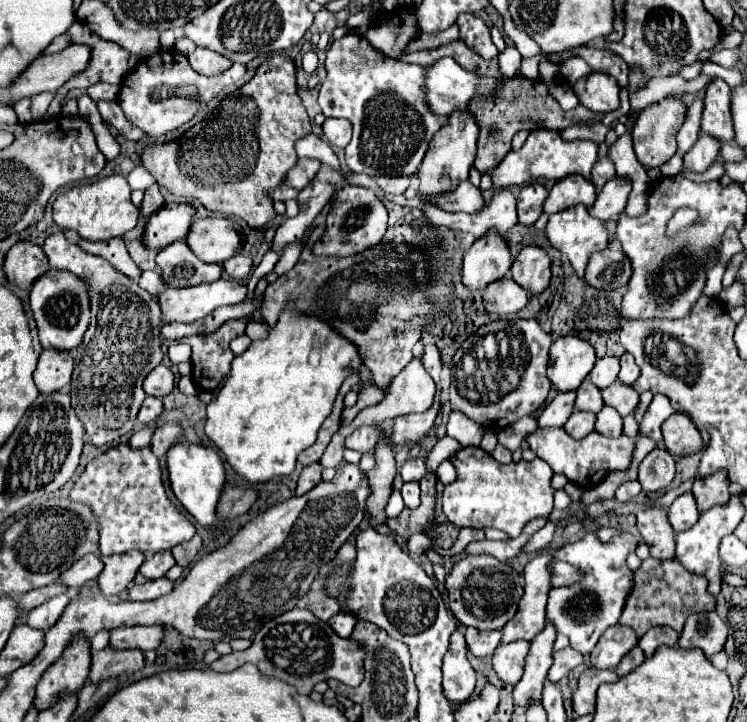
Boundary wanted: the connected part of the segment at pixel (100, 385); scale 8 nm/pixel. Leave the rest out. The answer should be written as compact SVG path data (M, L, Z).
M56 232L52 236L48 236L44 240L42 246L50 270L68 270L72 274L76 274L86 286L88 286L88 296L90 296L90 326L84 334L82 344L76 348L76 356L74 356L74 374L72 374L72 382L70 382L70 398L72 398L72 406L76 410L78 420L84 426L86 432L86 440L98 448L112 444L114 440L126 436L136 422L136 414L140 410L140 404L144 402L146 394L142 390L142 382L148 376L150 370L154 370L160 362L162 362L162 348L154 348L154 328L162 328L162 308L158 304L158 296L152 296L150 292L142 290L132 278L120 274L118 270L114 270L114 266L94 254L84 252L78 244L72 244L66 240L66 236L62 232Z

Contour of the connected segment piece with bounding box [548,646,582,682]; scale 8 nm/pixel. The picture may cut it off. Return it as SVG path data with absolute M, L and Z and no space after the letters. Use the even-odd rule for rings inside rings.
M570 646L564 648L564 650L560 650L560 652L554 652L554 664L550 666L548 678L554 680L554 682L560 682L580 662L582 662L582 654L580 652L574 652Z

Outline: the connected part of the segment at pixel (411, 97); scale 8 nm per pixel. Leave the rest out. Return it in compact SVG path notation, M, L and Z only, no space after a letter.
M350 32L330 46L326 72L318 104L324 116L340 116L354 126L354 136L348 144L350 170L368 176L414 174L432 136L448 122L448 116L434 114L426 104L426 68L382 56L364 36Z

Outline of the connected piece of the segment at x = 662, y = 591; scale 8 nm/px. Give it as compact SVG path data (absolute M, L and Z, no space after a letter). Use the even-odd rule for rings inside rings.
M646 558L638 570L634 570L634 586L626 596L626 612L620 616L622 626L634 628L636 636L644 636L654 626L670 626L682 632L686 616L694 612L710 612L716 608L716 596L708 592L708 580L704 576L692 574L678 560L654 560Z

